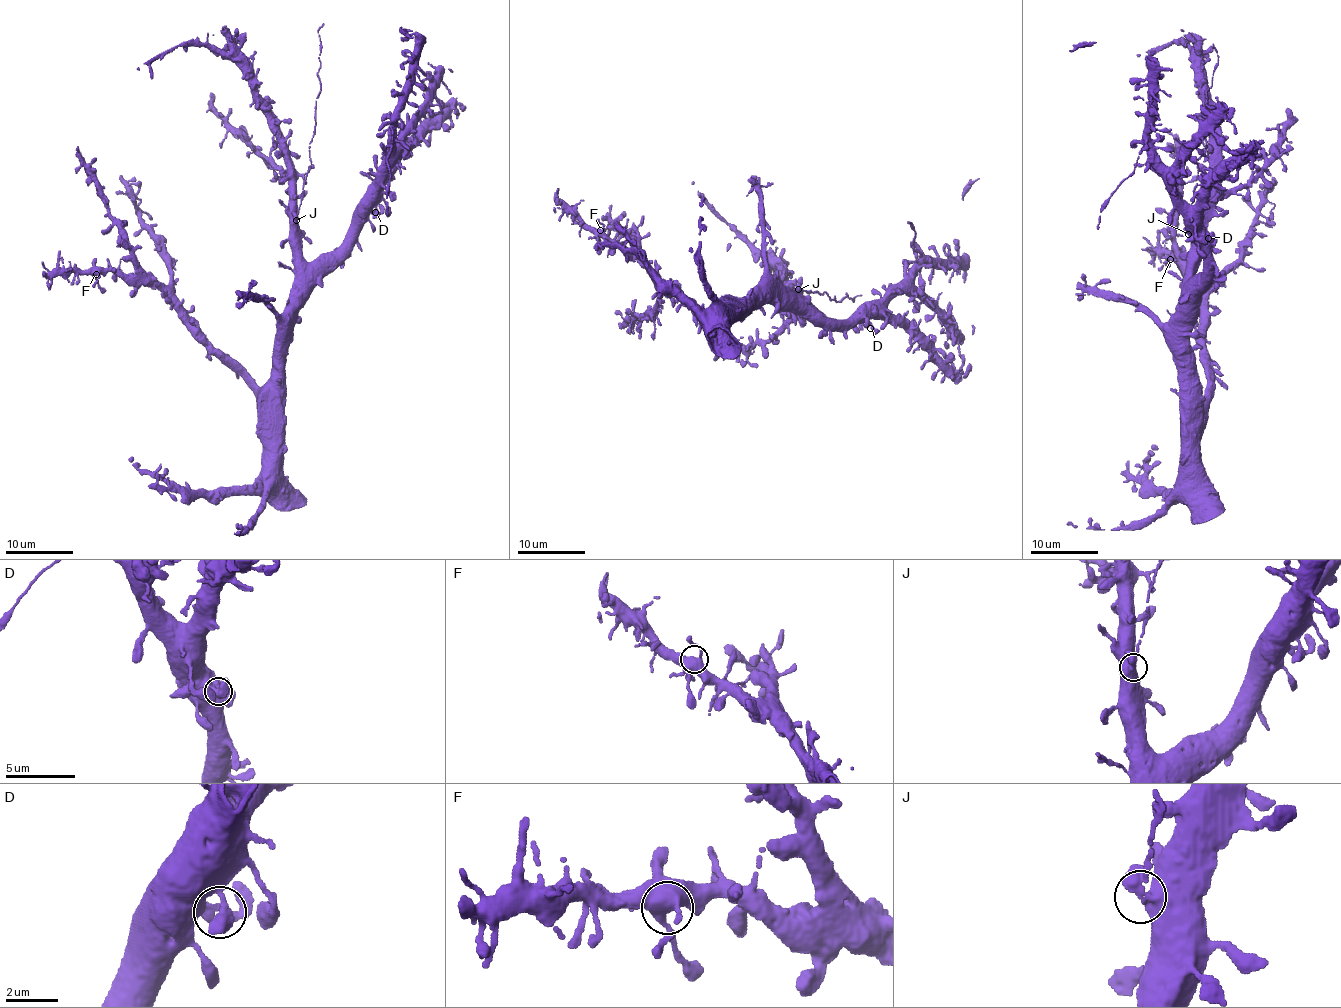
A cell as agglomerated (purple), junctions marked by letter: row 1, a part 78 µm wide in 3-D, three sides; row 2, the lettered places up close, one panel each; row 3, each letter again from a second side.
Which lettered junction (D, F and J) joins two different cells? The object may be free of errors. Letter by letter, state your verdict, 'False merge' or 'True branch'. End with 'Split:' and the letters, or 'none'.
D: True branch
F: True branch
J: False merge
Split: J

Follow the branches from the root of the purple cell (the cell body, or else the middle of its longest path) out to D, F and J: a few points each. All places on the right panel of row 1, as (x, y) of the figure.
D: (1197, 511), (1187, 308), (1209, 279), (1200, 245), (1203, 238), (1208, 238)
F: (1197, 511), (1202, 400), (1209, 380), (1200, 359), (1208, 305), (1180, 260), (1170, 259)
J: (1197, 511), (1187, 307), (1188, 255), (1192, 248), (1192, 236), (1188, 233)

